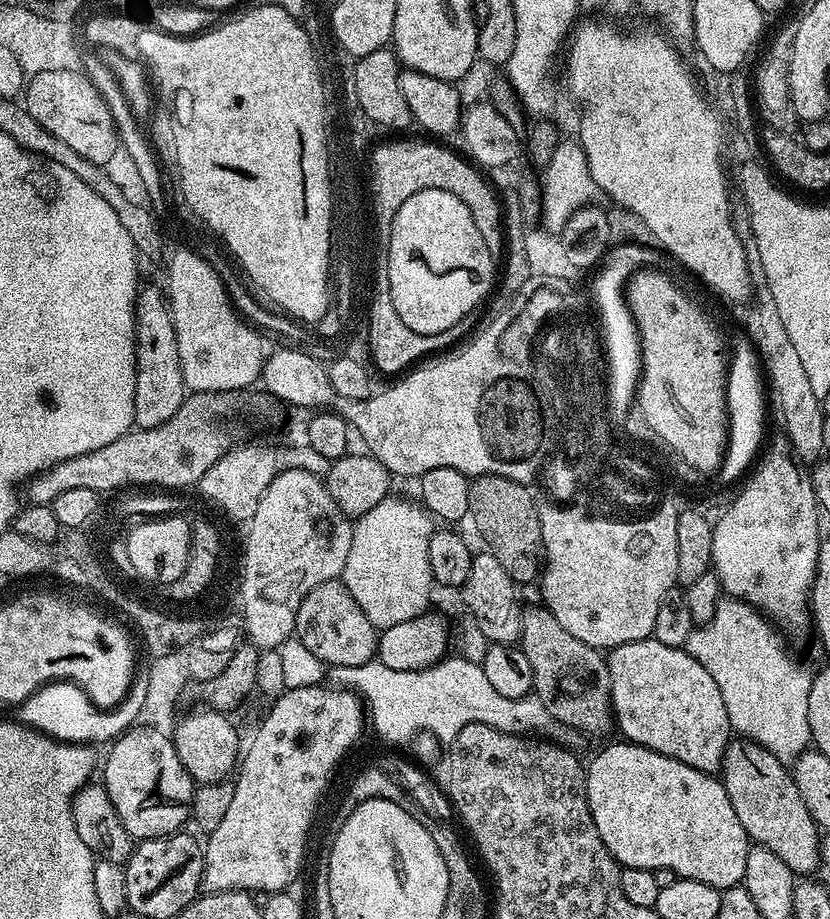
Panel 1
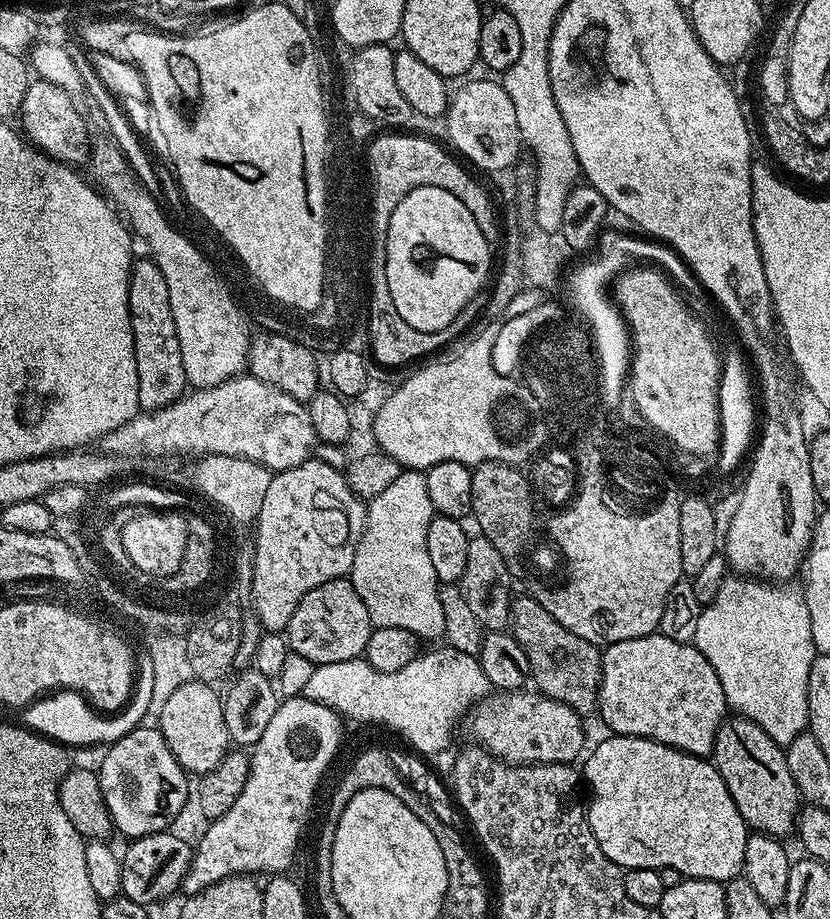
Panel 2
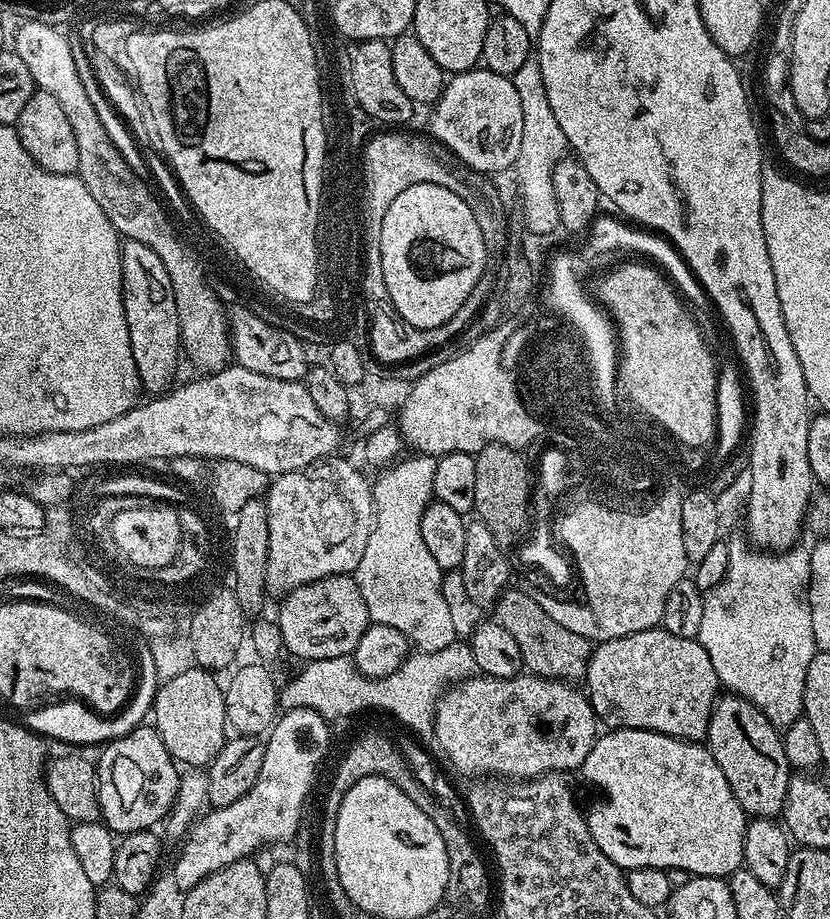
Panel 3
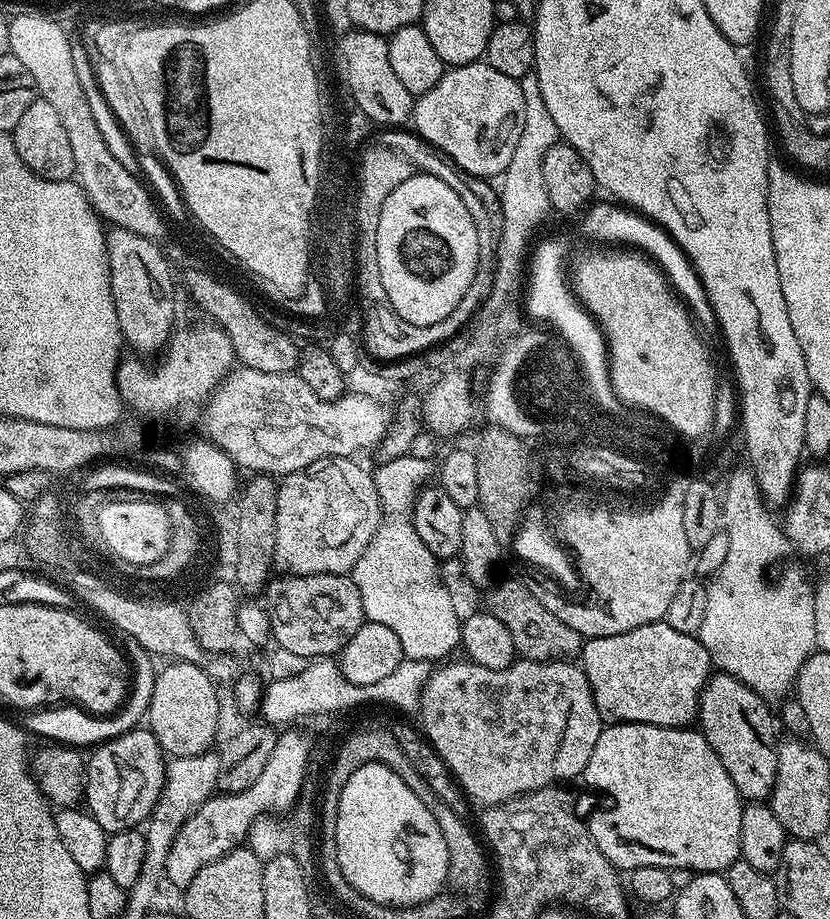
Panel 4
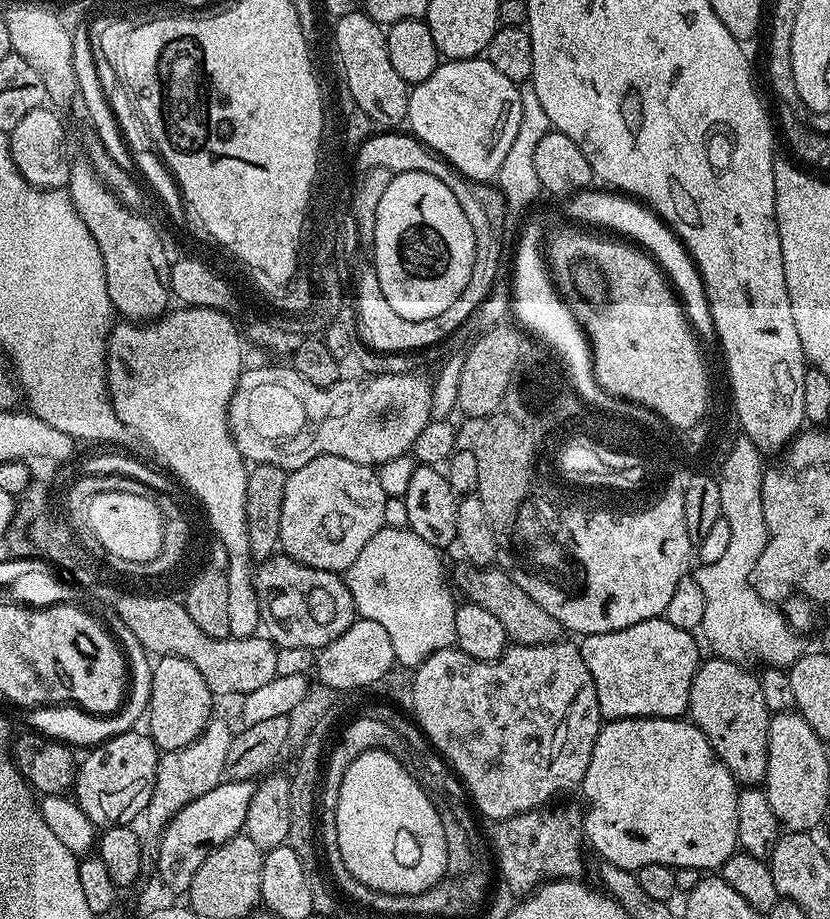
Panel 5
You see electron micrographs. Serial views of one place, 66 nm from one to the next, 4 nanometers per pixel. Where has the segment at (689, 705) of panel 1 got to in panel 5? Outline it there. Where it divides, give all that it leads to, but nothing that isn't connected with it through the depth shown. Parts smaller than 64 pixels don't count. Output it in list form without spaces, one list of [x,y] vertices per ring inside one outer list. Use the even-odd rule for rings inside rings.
[[[663,618],[638,622],[634,626],[626,626],[626,630],[583,637],[578,647],[586,662],[586,670],[590,670],[590,678],[594,678],[594,690],[598,690],[601,717],[605,721],[629,720],[643,716],[671,720],[683,717],[688,710],[694,674],[702,663],[696,638],[691,632],[678,630],[678,626],[670,626],[670,622]]]

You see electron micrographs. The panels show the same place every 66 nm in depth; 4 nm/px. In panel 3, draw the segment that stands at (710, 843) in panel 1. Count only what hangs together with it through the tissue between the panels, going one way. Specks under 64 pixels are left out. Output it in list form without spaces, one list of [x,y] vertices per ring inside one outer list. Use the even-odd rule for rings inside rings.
[[[613,728],[597,735],[582,775],[604,791],[608,804],[596,804],[587,813],[588,829],[598,842],[598,850],[619,868],[663,868],[688,872],[692,876],[731,877],[744,862],[744,831],[749,817],[738,806],[722,766],[714,762],[714,754],[703,743],[679,740],[661,732],[637,728]]]

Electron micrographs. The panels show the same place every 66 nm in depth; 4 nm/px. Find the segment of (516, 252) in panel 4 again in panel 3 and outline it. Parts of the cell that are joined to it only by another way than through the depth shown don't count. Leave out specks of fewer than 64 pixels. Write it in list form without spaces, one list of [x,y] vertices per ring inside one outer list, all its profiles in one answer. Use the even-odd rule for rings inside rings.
[[[533,58],[520,67],[511,77],[514,89],[522,102],[522,130],[518,134],[516,148],[516,188],[524,191],[527,205],[528,223],[532,228],[551,234],[560,228],[558,206],[554,194],[554,166],[569,155],[566,134],[562,134],[562,126],[558,126],[558,118],[554,118],[554,110],[550,110],[550,98],[546,98],[546,86],[542,86],[542,70],[539,60]]]

